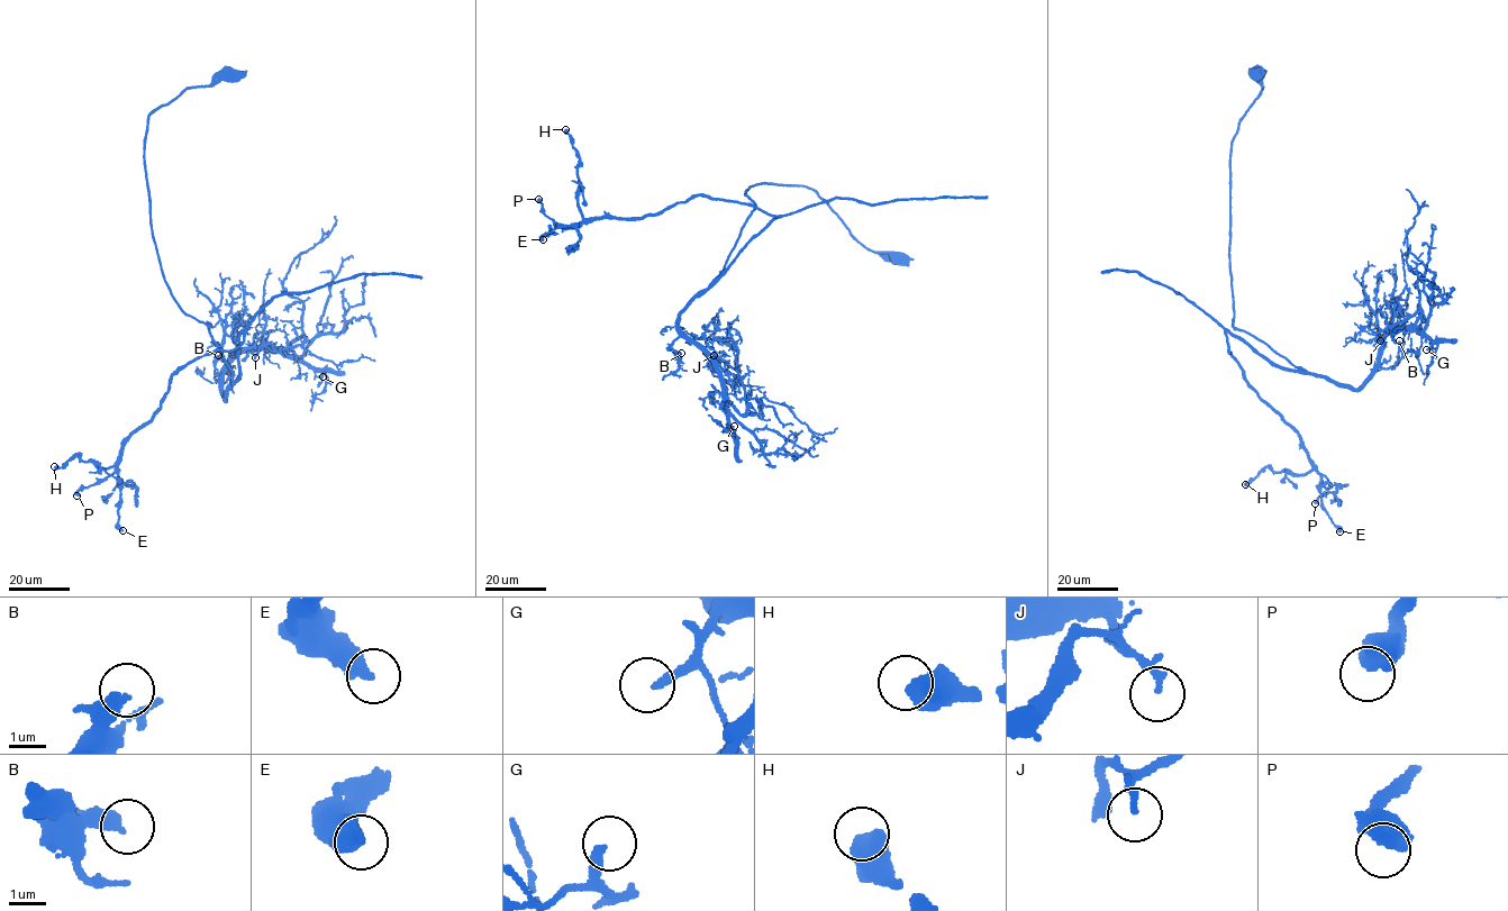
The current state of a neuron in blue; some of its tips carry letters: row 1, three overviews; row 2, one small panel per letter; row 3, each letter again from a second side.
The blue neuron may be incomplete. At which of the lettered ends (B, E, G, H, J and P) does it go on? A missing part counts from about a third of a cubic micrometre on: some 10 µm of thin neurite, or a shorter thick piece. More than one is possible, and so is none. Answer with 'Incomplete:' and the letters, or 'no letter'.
Incomplete: no letter

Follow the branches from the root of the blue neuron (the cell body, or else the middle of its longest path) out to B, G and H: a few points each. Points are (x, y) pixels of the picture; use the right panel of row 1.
B: (1255, 73), (1263, 87), (1231, 157), (1233, 326), (1354, 389), (1397, 364), (1399, 340)
G: (1255, 73), (1263, 87), (1231, 157), (1233, 326), (1354, 389), (1389, 333), (1419, 329), (1426, 349)
H: (1255, 73), (1263, 87), (1231, 157), (1233, 325), (1311, 373), (1226, 335), (1311, 467), (1264, 467), (1245, 484)

